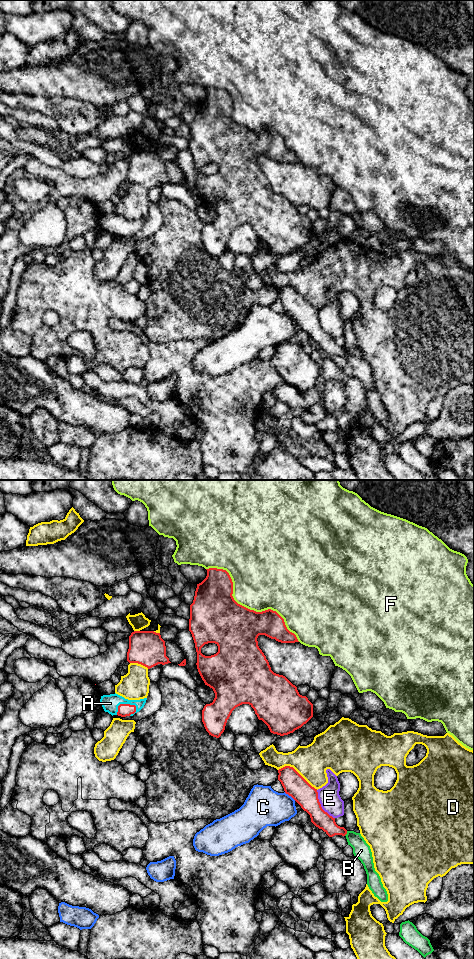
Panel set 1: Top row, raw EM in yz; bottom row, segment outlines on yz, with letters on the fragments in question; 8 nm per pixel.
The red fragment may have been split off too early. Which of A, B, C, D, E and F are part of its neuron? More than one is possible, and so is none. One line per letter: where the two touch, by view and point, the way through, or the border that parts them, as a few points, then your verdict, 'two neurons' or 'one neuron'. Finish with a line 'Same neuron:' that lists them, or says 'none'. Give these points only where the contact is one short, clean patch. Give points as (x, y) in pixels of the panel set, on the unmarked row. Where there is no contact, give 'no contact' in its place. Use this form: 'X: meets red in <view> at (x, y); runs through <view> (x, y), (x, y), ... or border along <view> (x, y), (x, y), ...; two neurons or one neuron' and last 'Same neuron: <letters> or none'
A: meets red in yz at (123, 224); one neuron
B: meets red in yz at (346, 353); runs through yz (321, 339), (332, 349), (346, 353), (361, 370); one neuron
C: meets red in yz at (290, 315); two neurons
D: meets red in yz at (297, 292); two neurons
E: meets red in yz at (320, 325); two neurons
F: meets red in yz at (245, 127); two neurons
Same neuron: A, B

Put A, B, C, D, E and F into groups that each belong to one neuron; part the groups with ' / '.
A B / C / D / E / F

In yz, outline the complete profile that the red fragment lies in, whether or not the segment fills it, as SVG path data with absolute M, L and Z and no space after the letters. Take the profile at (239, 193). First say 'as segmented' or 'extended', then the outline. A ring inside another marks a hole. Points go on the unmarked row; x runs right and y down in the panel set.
as segmented | M209 88L206 98L199 104L195 111L193 123L190 125L189 151L192 154L197 172L197 189L205 205L213 209L215 218L212 223L206 224L202 230L202 242L209 255L219 258L225 250L227 240L232 231L242 225L249 224L255 231L259 240L262 240L270 252L280 256L293 253L301 248L313 237L313 224L306 216L299 214L297 207L285 196L271 190L266 176L258 166L257 158L265 155L281 163L299 162L296 155L290 152L284 139L271 129L256 132L238 124L233 114L233 102L226 90ZM208 163L215 163L218 172L211 176L201 173L201 168Z

